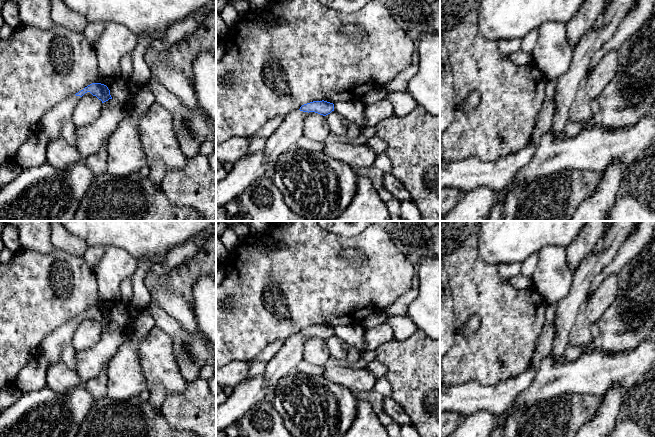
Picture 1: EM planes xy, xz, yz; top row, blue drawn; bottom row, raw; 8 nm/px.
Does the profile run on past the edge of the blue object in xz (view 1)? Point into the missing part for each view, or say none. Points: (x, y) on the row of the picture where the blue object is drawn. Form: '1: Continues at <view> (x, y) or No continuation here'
1: No continuation here

